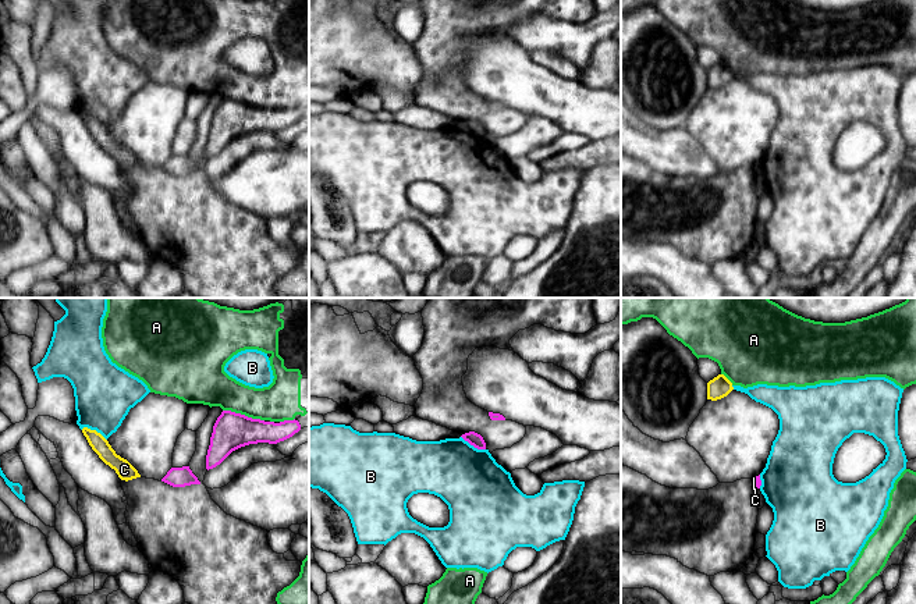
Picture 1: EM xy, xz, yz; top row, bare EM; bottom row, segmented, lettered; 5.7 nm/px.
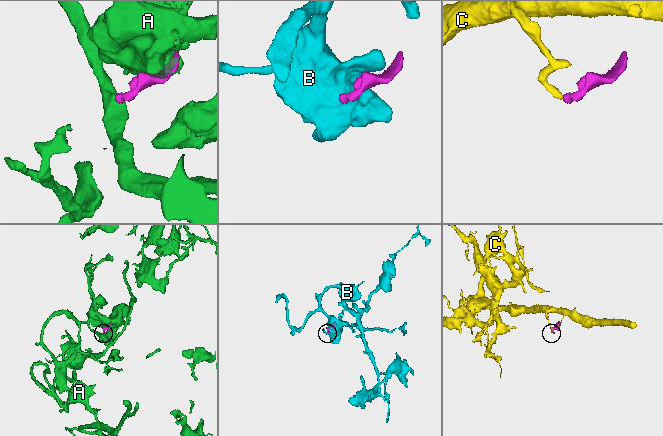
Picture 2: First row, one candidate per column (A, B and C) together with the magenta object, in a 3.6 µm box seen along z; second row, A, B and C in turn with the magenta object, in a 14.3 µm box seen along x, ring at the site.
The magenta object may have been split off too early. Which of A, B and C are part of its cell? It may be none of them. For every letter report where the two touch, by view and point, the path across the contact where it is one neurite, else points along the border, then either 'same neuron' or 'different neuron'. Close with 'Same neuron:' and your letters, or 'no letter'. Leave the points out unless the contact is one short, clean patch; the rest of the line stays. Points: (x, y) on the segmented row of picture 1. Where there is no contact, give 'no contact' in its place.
A: contact xy (244, 415); different neuron
B: contact xz (474, 446); different neuron
C: contact yz (756, 480); border yz (756, 476), (755, 483); different neuron
Same neuron: no letter

